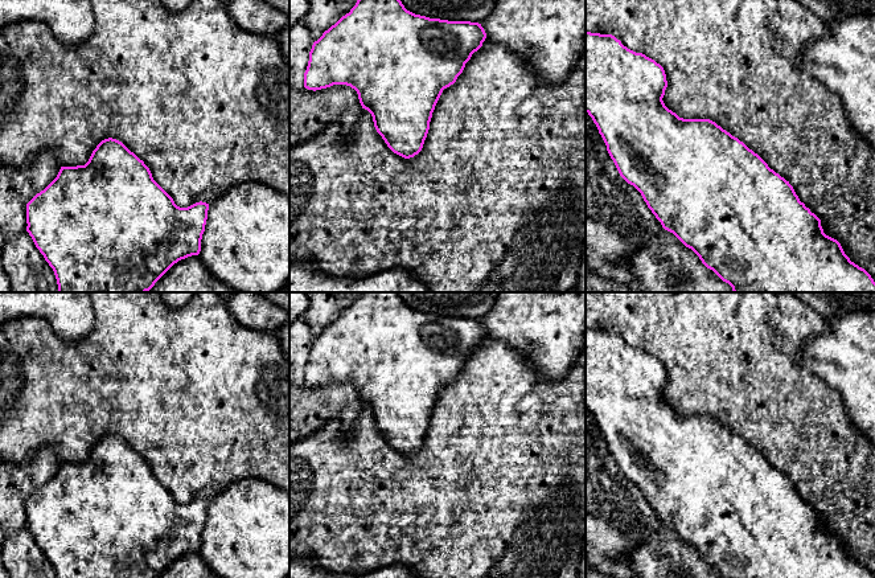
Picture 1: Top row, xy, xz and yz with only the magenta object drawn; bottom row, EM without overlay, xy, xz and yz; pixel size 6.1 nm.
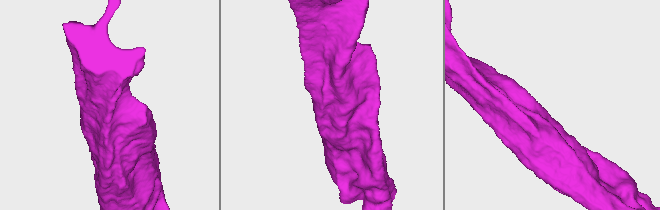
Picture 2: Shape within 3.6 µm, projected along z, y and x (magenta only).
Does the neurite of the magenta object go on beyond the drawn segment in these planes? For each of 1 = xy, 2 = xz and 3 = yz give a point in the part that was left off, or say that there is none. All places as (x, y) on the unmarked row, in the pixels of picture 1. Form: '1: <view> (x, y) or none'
1: none
2: none
3: none

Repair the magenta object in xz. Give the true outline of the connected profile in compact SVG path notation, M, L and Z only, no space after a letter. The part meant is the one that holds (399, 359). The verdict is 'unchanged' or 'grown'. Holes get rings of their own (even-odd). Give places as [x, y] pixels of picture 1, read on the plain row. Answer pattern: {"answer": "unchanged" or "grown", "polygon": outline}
{"answer": "unchanged", "polygon": "M361 292L349 310L313 339L304 384L316 388L346 381L354 385L387 443L410 455L423 444L443 386L456 378L485 335L486 329L478 319L415 311L404 304L398 292Z"}

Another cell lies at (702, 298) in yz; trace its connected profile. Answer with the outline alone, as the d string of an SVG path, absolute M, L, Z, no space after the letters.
M586 292L586 328L612 331L628 345L660 360L667 377L662 394L665 402L683 415L715 418L757 450L793 483L800 497L821 516L823 529L837 536L850 557L864 565L875 578L875 444L851 423L841 393L804 365L804 341L829 331L823 316L788 292Z

